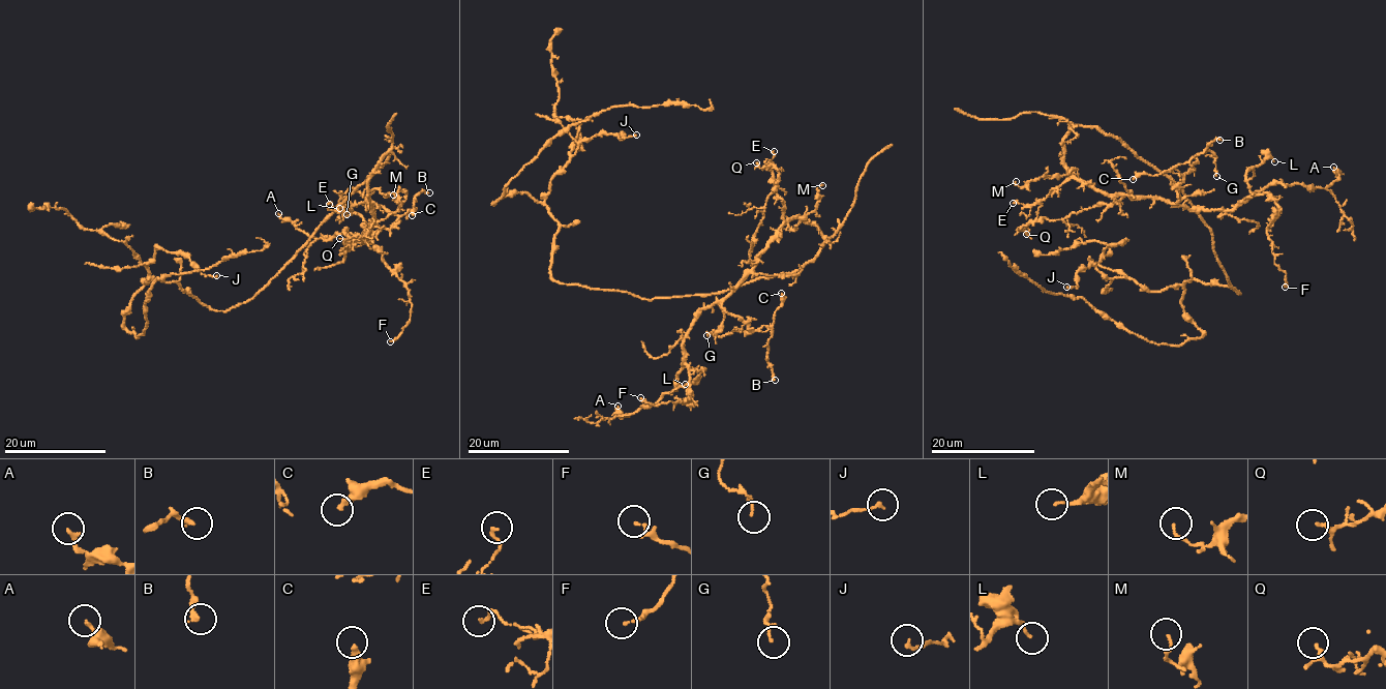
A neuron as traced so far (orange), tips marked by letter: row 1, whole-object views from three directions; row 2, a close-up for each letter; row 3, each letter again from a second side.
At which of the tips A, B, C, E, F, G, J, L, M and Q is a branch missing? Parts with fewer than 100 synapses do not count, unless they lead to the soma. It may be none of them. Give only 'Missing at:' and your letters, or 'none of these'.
Missing at: none of these

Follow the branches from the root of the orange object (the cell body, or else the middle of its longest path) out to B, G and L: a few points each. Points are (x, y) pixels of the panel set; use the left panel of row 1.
B: (309, 238), (387, 163), (389, 149), (368, 181), (374, 215), (365, 238), (429, 192)
G: (309, 238), (389, 149), (368, 181), (365, 238), (397, 219), (353, 188), (338, 203), (347, 214)
L: (309, 238), (387, 163), (389, 149), (368, 181), (373, 219), (349, 240), (351, 249), (366, 222), (339, 208)

